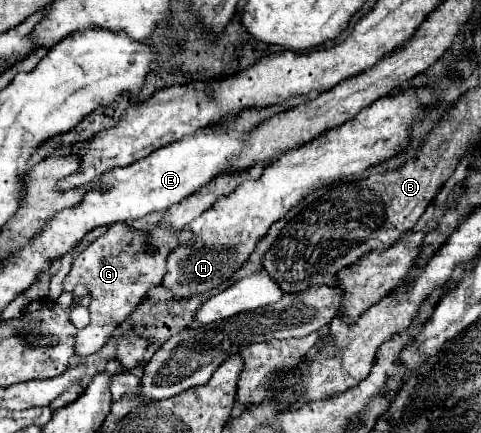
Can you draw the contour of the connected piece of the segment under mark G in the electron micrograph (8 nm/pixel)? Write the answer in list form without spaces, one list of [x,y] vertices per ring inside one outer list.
[[[116,223],[98,237],[80,257],[72,263],[72,269],[64,281],[64,291],[72,291],[76,285],[84,285],[90,295],[90,323],[78,331],[74,353],[88,357],[108,343],[108,335],[128,319],[128,315],[146,297],[148,289],[162,283],[166,275],[166,257],[170,251],[192,239],[190,231],[172,231],[164,225],[152,231],[134,231],[126,223]]]

